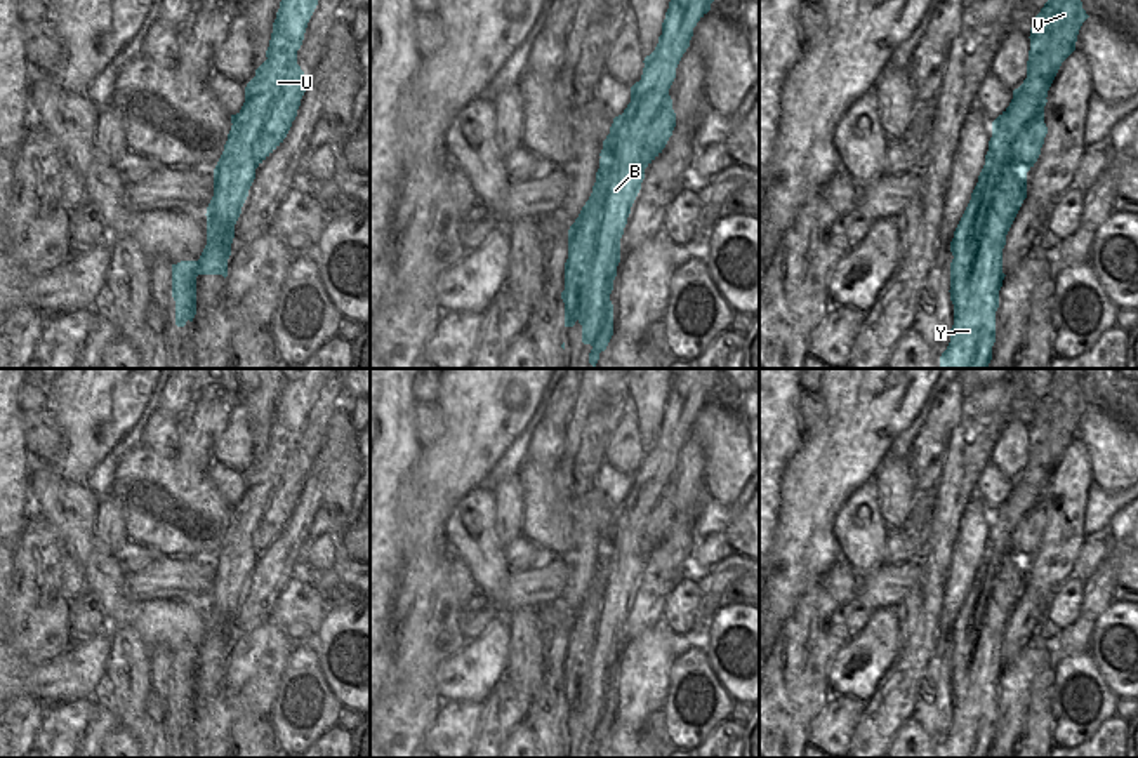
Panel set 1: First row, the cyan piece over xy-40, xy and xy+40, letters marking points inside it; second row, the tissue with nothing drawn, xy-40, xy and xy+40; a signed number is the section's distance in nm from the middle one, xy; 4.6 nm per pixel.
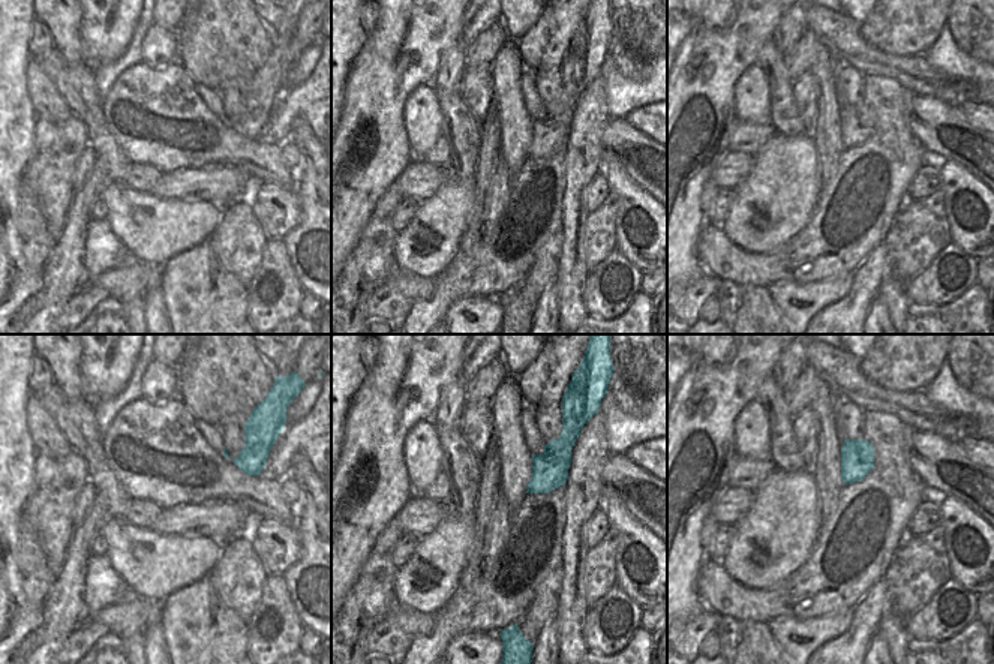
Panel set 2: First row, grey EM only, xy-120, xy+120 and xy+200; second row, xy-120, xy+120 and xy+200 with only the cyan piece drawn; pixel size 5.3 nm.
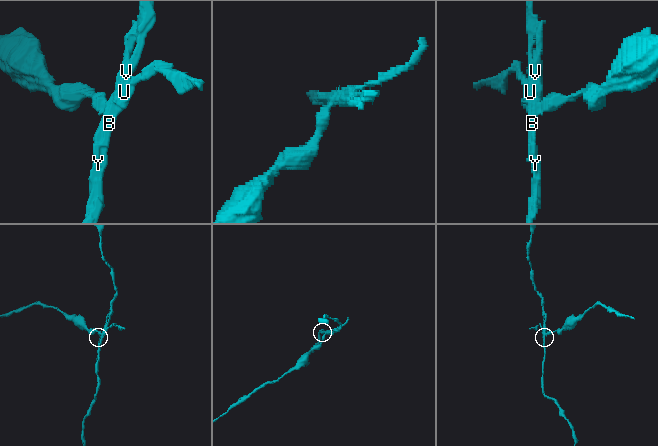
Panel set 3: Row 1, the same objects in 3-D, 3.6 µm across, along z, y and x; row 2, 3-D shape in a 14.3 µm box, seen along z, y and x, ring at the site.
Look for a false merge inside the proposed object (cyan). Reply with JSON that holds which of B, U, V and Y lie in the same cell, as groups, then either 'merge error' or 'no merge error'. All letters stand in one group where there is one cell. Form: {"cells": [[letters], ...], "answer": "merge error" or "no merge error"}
{"cells": [["B", "V", "Y"], ["U"]], "answer": "merge error"}

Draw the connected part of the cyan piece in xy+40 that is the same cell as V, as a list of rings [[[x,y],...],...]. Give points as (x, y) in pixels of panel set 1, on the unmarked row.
[[[1051,369],[1051,384],[1030,417],[1027,468],[1022,476],[1032,476],[1039,483],[1051,476],[1062,447],[1088,407],[1079,388],[1079,369]]]

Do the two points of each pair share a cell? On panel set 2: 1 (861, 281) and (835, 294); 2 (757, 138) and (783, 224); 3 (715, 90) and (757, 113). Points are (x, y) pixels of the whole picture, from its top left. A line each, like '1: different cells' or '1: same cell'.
1: different cells
2: different cells
3: different cells

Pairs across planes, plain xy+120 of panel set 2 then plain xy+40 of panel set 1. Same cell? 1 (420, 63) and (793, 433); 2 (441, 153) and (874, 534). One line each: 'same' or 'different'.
1: different
2: different

